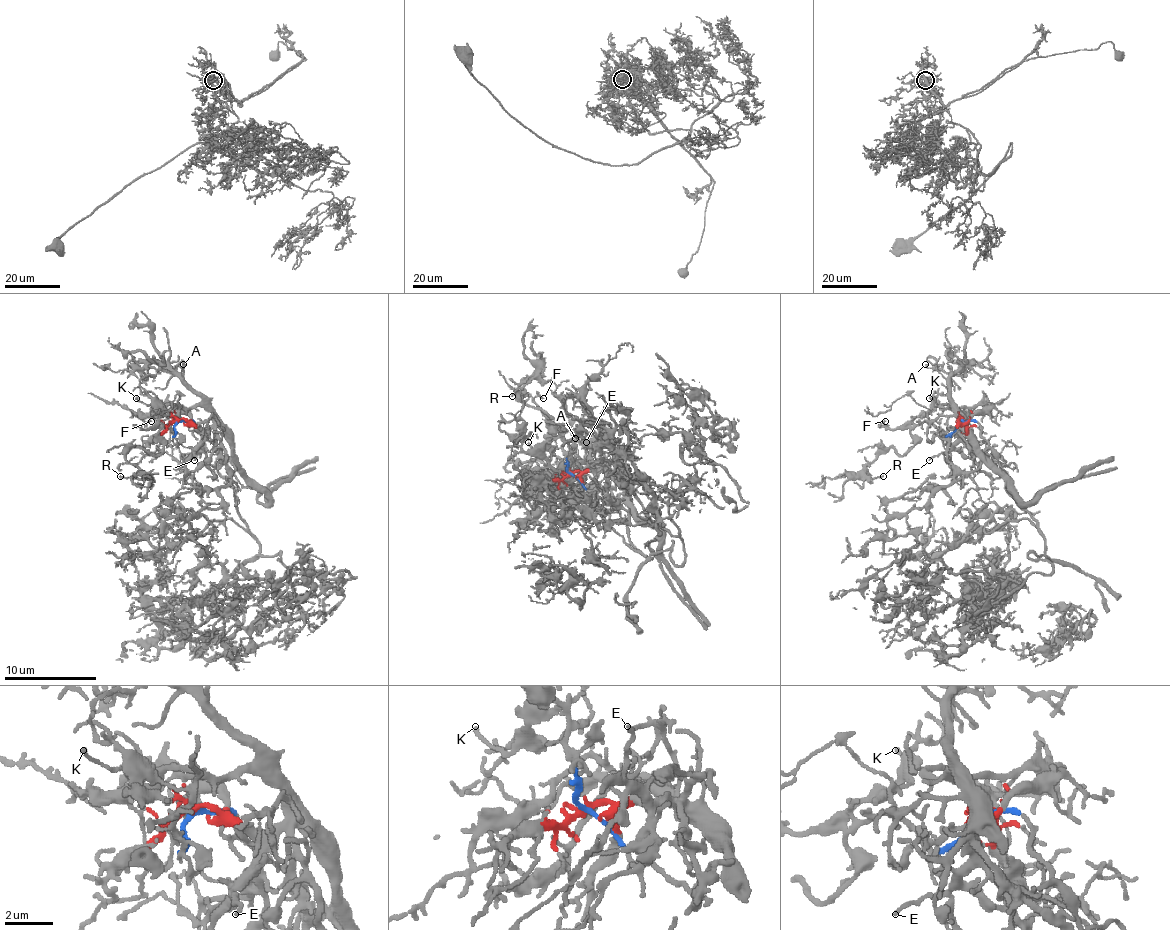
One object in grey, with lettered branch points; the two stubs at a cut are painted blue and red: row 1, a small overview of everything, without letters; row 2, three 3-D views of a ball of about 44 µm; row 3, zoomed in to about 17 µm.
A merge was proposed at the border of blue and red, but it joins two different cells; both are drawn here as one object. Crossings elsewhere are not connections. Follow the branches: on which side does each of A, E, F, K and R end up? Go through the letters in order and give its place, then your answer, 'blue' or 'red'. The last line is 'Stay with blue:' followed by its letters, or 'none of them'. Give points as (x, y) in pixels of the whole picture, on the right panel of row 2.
A: (925, 364) | red
E: (929, 460) | red
F: (885, 421) | blue
K: (929, 398) | blue
R: (883, 476) | blue
Stay with blue: F, K, R

